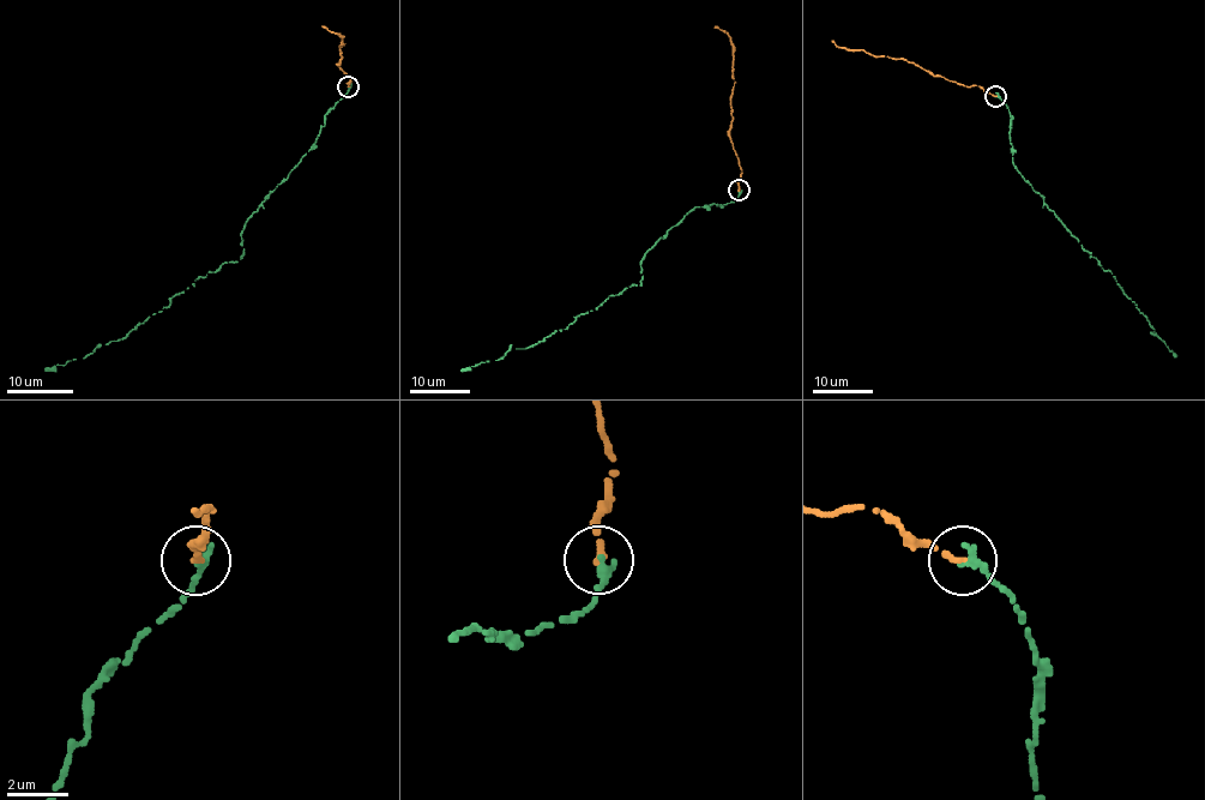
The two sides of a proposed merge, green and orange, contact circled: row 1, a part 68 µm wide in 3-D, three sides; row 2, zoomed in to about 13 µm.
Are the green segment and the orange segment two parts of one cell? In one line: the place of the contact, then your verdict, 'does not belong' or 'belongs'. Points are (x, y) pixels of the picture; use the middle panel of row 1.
(739, 190) | does not belong

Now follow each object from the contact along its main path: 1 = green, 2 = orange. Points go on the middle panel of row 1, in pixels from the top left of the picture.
1: (737, 190), (724, 205), (690, 211), (645, 253), (639, 286), (529, 348), (461, 371)
2: (737, 190), (740, 162), (729, 137), (735, 83), (734, 43), (725, 34), (714, 26)

